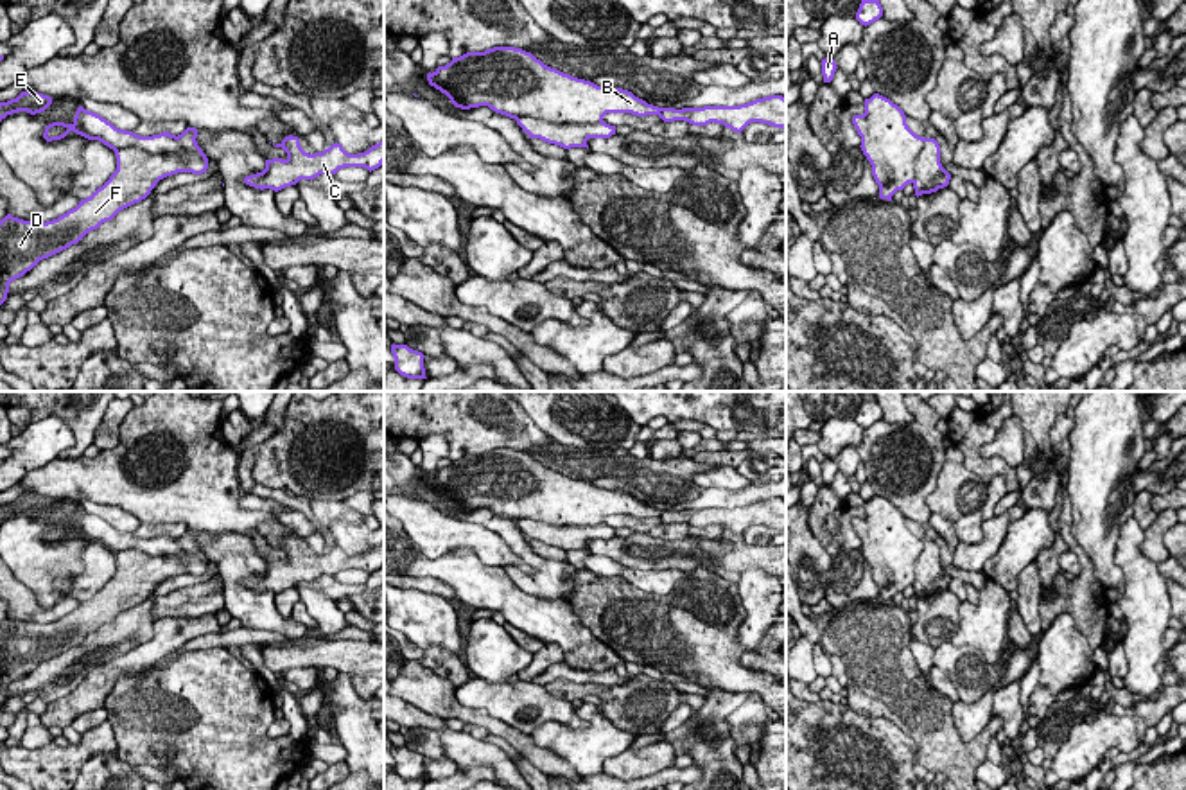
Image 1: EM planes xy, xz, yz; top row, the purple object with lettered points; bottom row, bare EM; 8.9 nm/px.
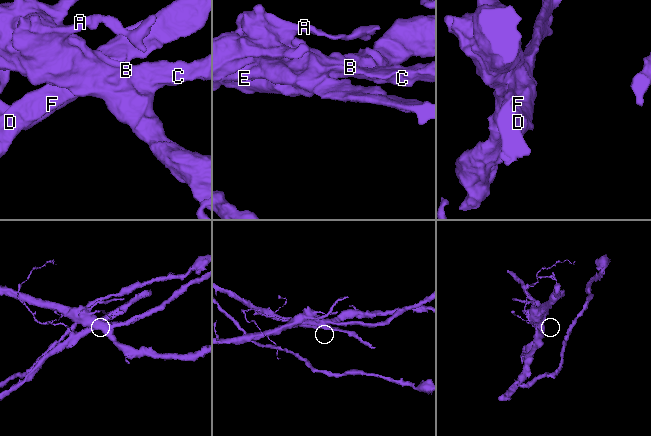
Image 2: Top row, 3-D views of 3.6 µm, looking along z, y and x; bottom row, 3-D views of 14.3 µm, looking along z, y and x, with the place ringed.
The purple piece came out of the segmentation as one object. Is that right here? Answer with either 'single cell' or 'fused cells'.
fused cells

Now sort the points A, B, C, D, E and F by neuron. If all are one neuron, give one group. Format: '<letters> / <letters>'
A B C E / D F

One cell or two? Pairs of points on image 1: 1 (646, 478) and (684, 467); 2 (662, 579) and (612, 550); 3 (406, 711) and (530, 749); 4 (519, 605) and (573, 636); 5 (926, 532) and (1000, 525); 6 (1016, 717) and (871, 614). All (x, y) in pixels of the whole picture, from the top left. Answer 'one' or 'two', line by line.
1: one
2: two
3: two
4: one
5: two
6: two

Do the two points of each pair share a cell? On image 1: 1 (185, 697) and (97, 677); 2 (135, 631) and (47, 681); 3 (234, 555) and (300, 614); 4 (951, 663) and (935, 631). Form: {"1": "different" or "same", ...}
{"1": "different", "2": "same", "3": "different", "4": "different"}

